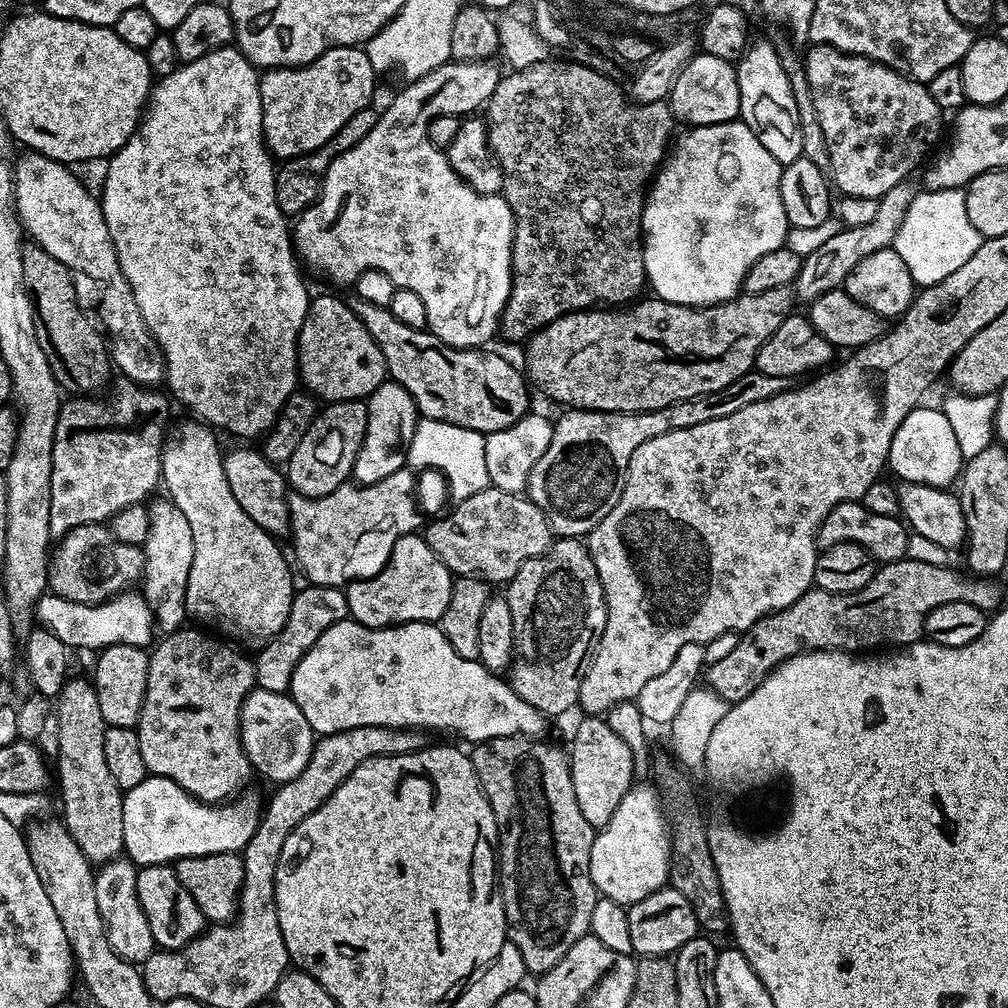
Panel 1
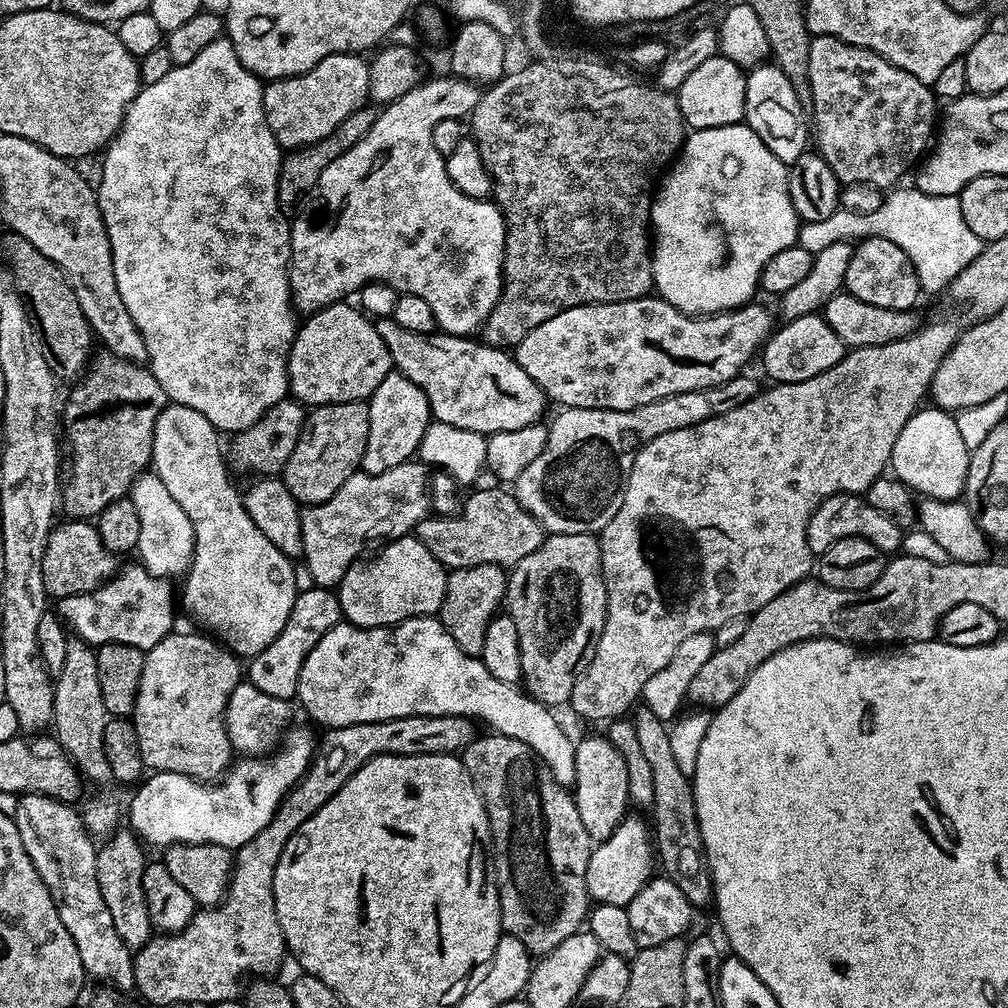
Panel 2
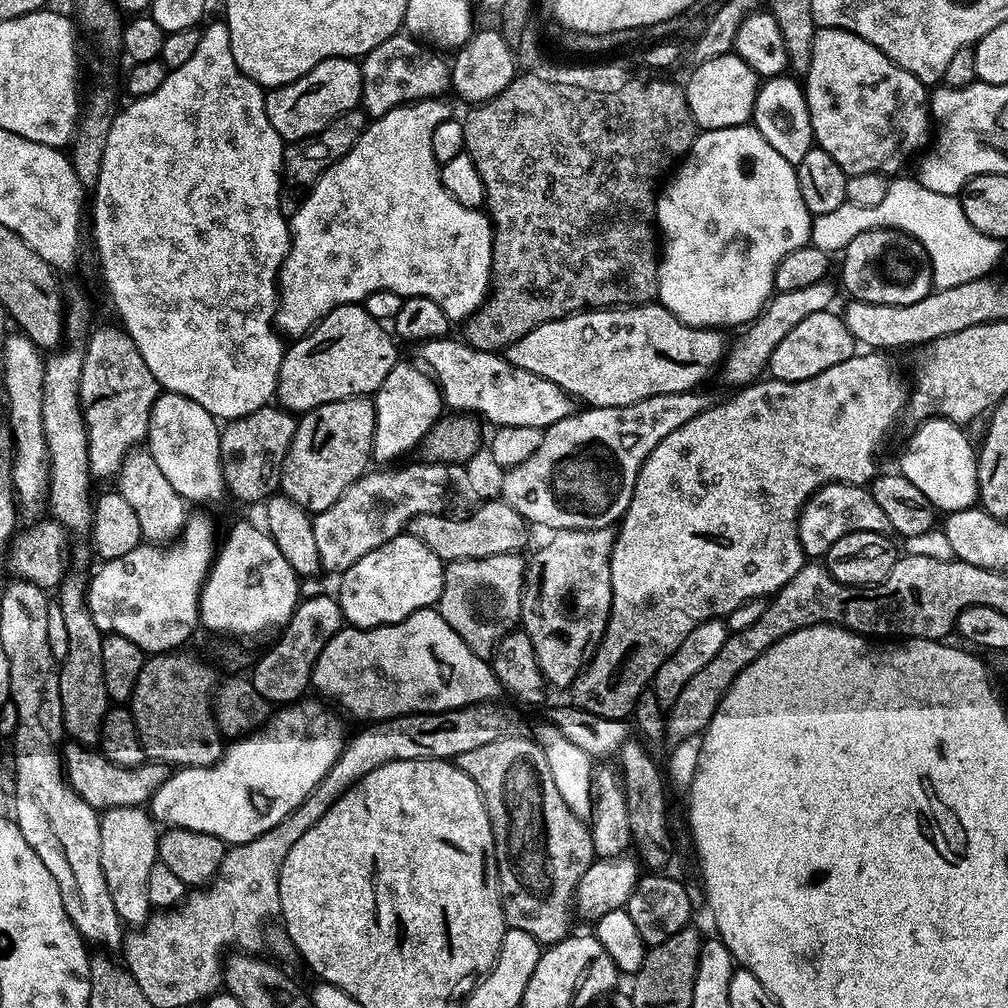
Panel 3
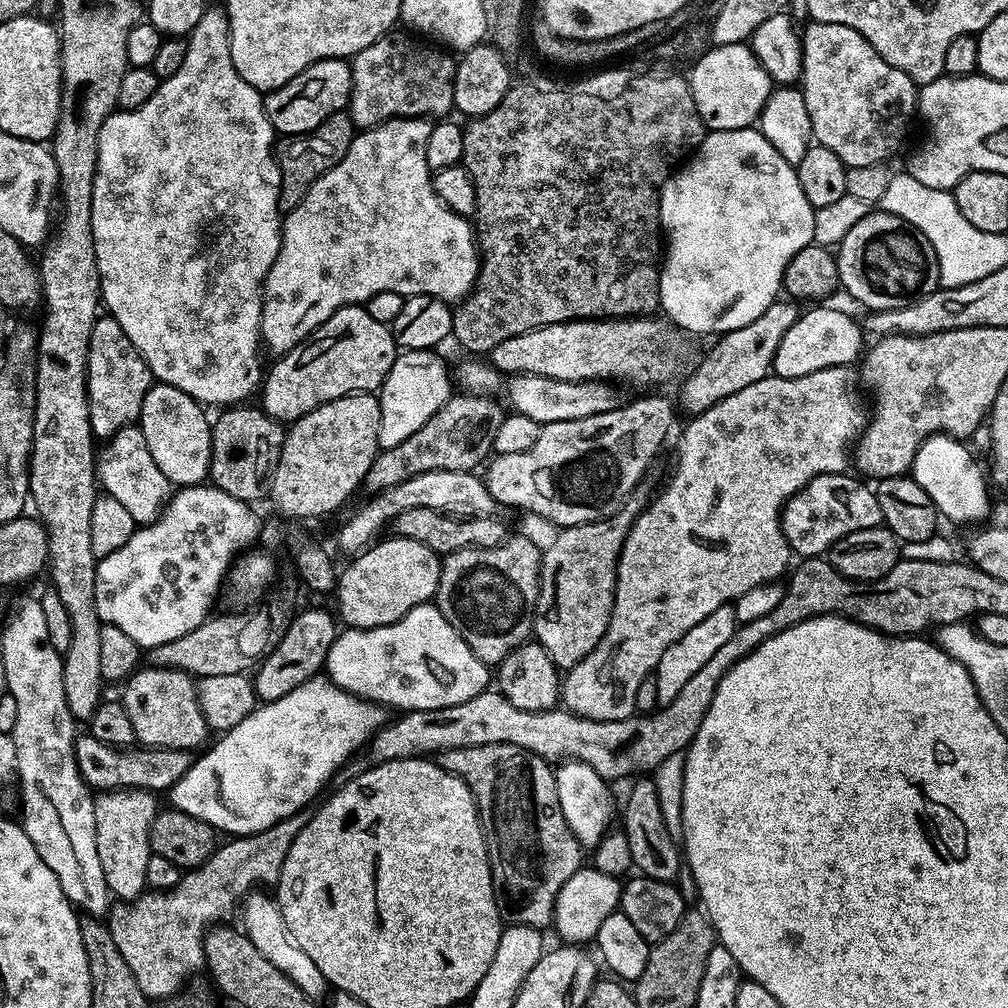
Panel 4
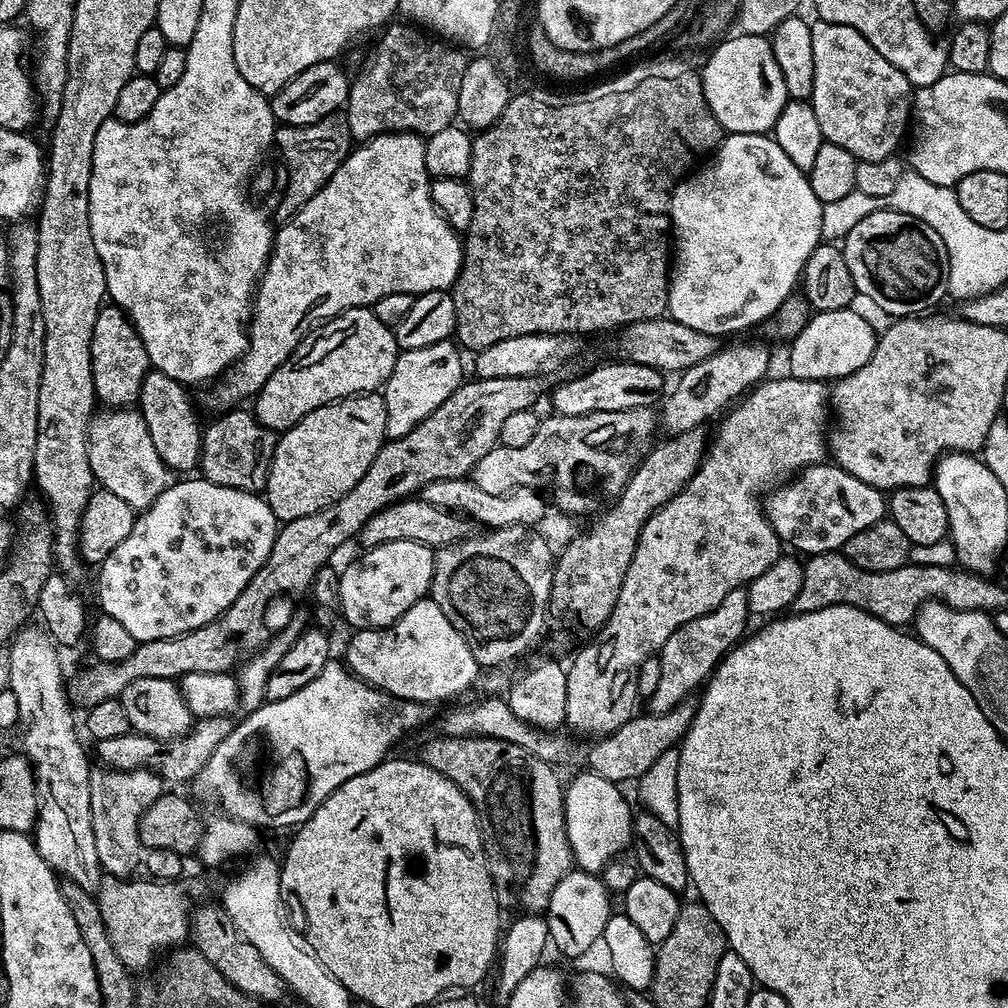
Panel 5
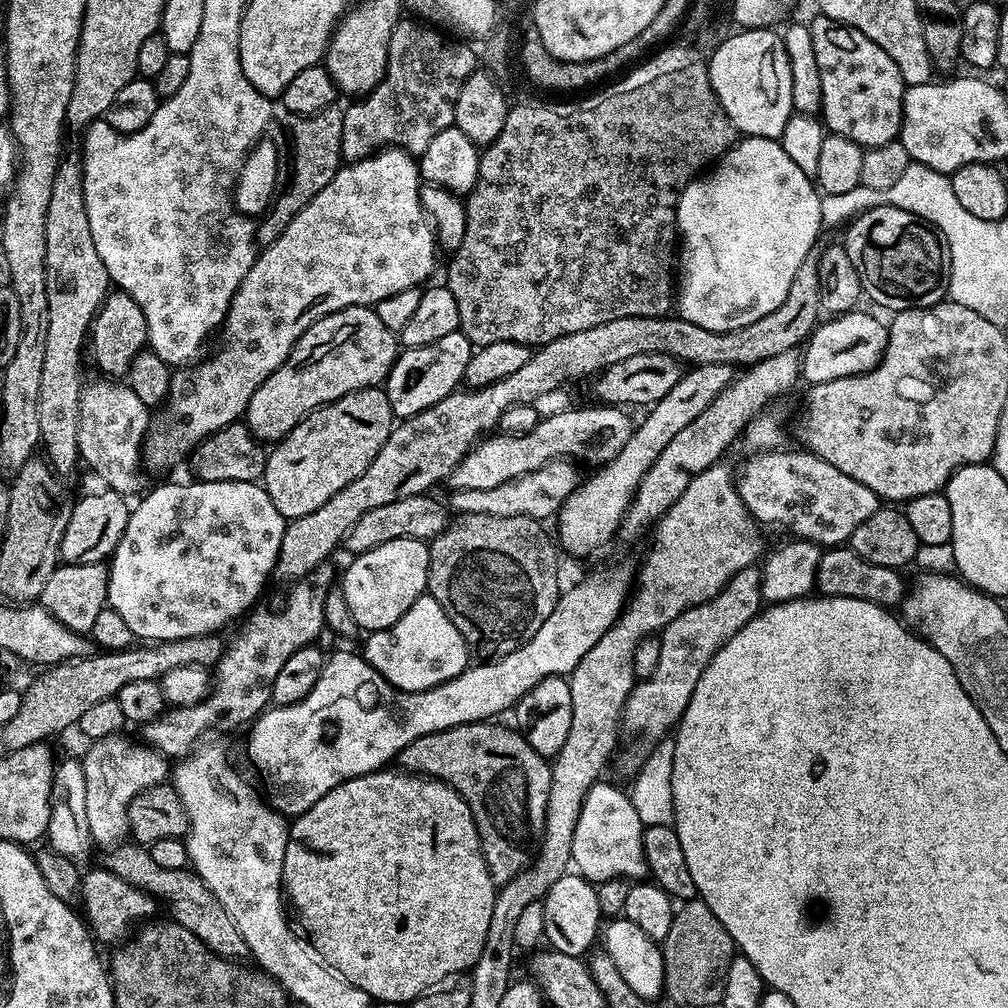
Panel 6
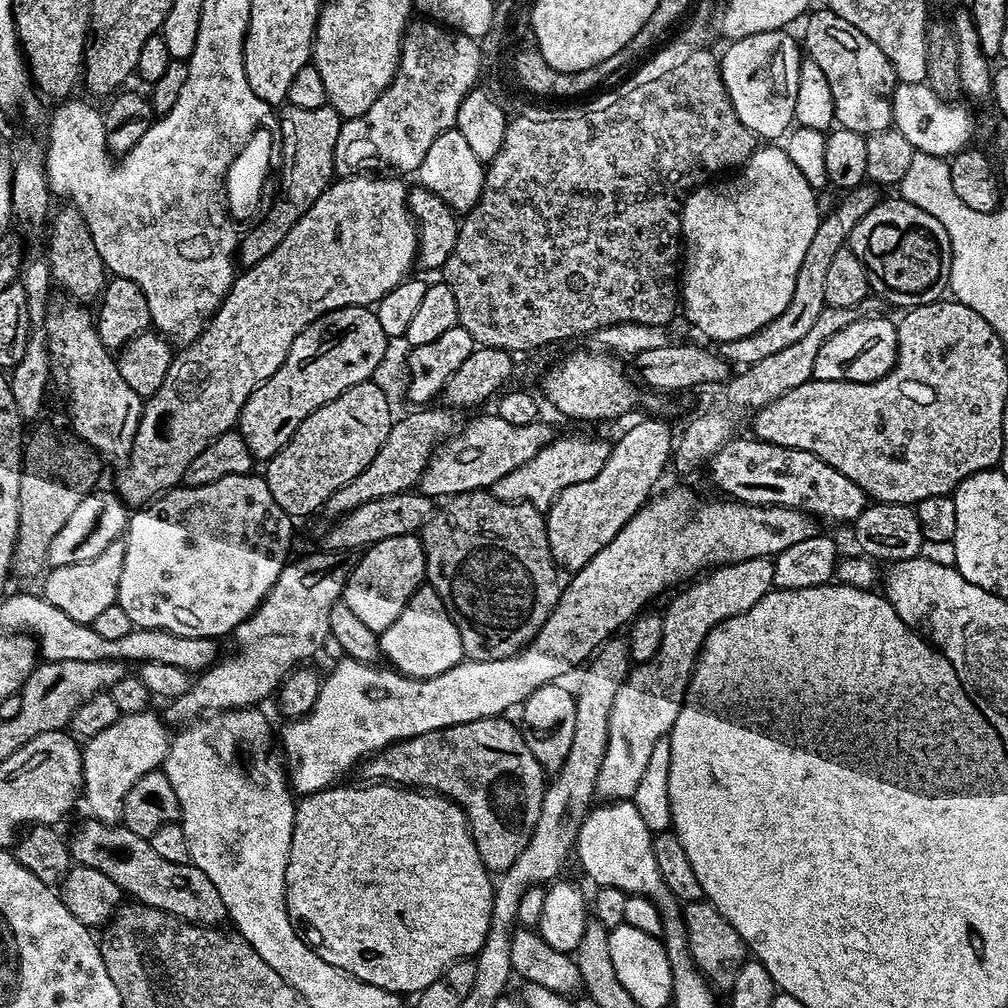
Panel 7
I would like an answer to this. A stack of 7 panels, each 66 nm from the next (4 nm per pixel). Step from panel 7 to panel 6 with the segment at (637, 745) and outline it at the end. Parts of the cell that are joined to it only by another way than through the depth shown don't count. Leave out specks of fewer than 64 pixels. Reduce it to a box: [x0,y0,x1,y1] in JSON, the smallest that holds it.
[622,566,762,738]

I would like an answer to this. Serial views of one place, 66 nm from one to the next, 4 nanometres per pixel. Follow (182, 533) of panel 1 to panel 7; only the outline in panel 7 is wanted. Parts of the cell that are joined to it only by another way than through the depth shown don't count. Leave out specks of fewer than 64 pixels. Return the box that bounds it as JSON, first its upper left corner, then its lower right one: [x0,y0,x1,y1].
[44,298,144,461]

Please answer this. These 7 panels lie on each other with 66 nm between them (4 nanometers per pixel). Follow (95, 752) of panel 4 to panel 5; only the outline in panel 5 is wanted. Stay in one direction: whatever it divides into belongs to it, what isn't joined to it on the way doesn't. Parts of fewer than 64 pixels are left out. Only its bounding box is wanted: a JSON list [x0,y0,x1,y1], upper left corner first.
[95,716,234,784]

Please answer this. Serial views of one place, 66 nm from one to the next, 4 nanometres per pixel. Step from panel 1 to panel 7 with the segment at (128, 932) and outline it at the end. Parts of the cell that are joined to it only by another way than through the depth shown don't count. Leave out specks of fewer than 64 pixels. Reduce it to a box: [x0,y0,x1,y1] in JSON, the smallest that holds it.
[82,710,170,825]

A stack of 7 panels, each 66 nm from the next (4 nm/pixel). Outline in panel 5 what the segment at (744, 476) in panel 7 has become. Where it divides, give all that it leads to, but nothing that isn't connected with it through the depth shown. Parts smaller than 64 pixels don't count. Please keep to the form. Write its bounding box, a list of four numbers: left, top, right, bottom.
[762,462,886,557]

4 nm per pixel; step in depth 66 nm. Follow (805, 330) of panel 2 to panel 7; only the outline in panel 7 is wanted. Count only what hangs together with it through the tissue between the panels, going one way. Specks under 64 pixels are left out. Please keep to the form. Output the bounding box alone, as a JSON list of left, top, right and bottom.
[813,314,898,382]

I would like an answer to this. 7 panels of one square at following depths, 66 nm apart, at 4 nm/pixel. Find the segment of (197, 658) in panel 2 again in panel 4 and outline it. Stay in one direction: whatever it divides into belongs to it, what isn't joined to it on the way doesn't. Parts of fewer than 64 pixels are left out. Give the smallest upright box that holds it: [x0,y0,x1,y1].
[122,666,210,752]

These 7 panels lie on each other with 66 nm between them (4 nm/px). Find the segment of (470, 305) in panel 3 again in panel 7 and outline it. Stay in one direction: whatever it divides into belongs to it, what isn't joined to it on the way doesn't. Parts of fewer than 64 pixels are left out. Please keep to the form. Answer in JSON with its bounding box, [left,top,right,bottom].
[114,174,418,509]

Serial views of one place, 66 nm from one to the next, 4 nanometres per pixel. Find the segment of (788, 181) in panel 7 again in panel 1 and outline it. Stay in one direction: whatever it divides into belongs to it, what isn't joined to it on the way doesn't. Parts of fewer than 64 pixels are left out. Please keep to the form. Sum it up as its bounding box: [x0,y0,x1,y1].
[640,120,790,308]

